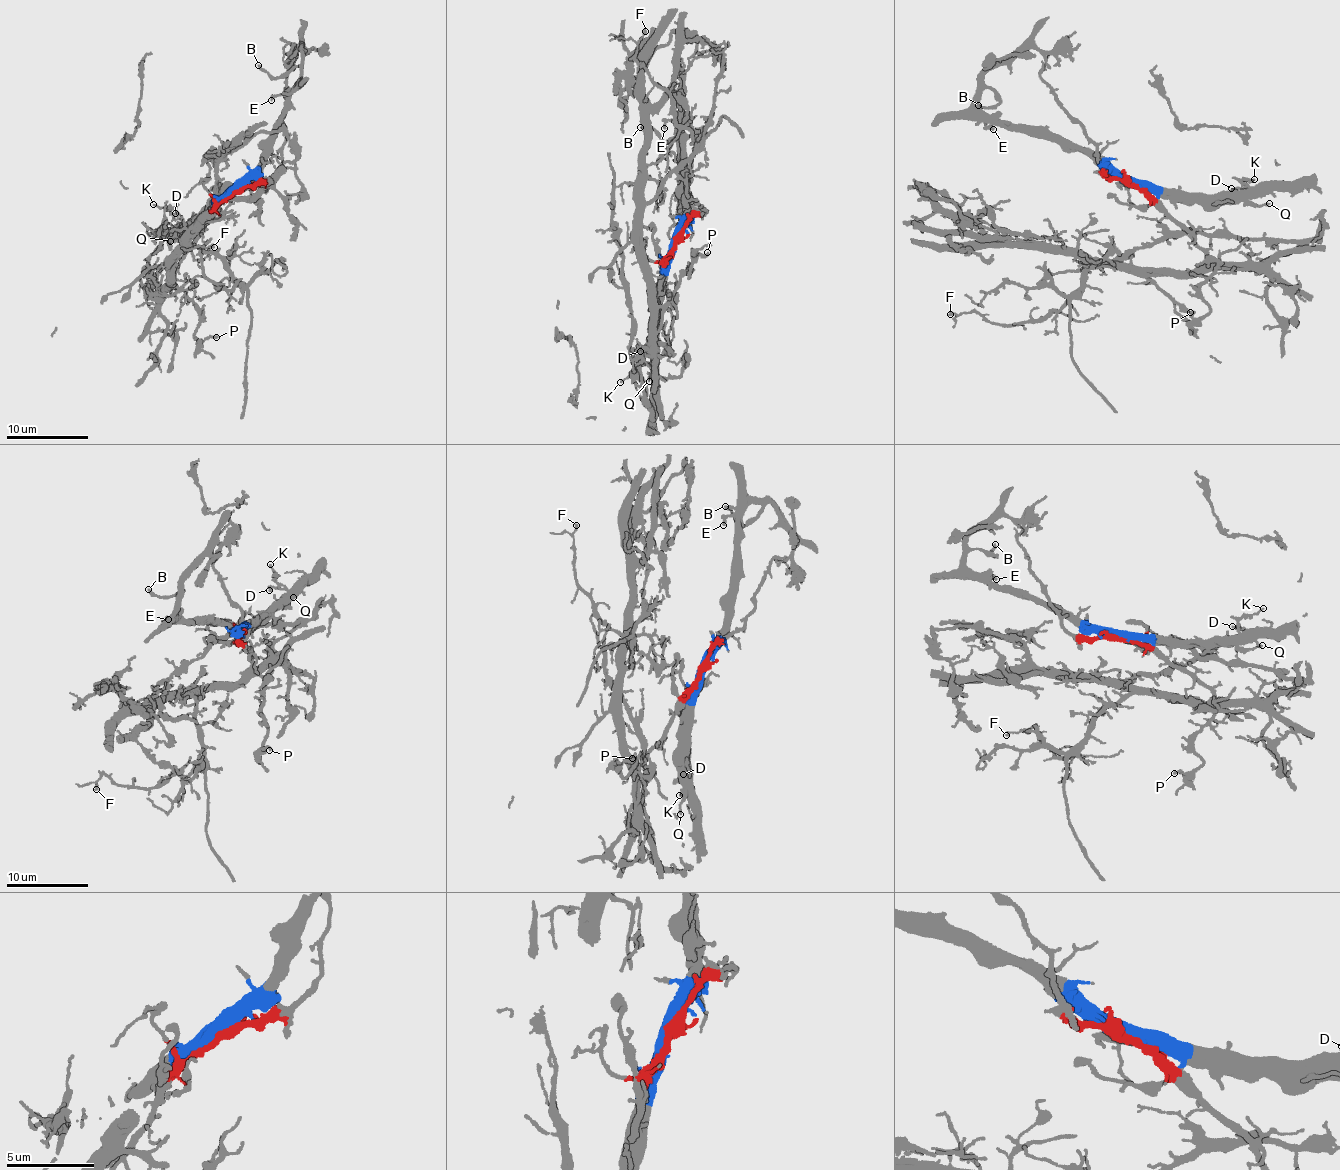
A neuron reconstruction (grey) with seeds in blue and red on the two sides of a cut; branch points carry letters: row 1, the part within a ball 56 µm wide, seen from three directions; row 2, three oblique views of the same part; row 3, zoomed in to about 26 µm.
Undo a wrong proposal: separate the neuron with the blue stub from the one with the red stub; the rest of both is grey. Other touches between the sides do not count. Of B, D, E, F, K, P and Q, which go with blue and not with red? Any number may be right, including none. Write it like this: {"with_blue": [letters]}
{"with_blue": ["B", "D", "E", "K", "Q"]}

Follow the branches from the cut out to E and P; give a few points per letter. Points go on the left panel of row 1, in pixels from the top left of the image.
E: (235, 191), (260, 164), (288, 101), (285, 96), (278, 95), (271, 100)
P: (235, 191), (212, 215), (181, 260), (173, 281), (199, 314), (195, 335), (201, 340), (217, 338)

